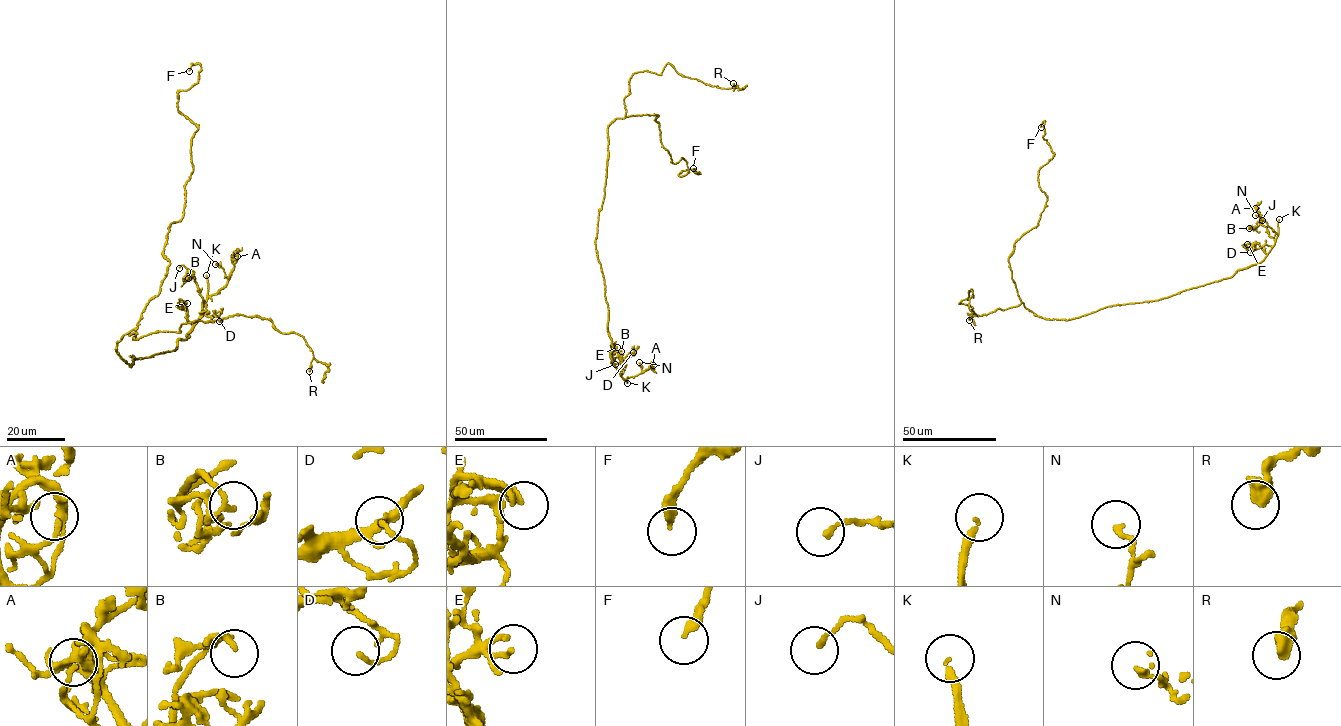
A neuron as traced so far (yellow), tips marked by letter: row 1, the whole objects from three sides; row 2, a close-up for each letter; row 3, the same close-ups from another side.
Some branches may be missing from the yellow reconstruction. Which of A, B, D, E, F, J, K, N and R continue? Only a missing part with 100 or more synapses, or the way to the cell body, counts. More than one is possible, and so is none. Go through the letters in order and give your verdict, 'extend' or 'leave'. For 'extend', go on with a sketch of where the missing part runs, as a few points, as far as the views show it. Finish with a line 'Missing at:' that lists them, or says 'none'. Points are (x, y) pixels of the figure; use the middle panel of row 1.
A: leave
B: leave
D: leave
E: leave
F: leave
J: leave
K: extend | (627, 383), (621, 384), (585, 369)
N: leave
R: leave
Missing at: K

